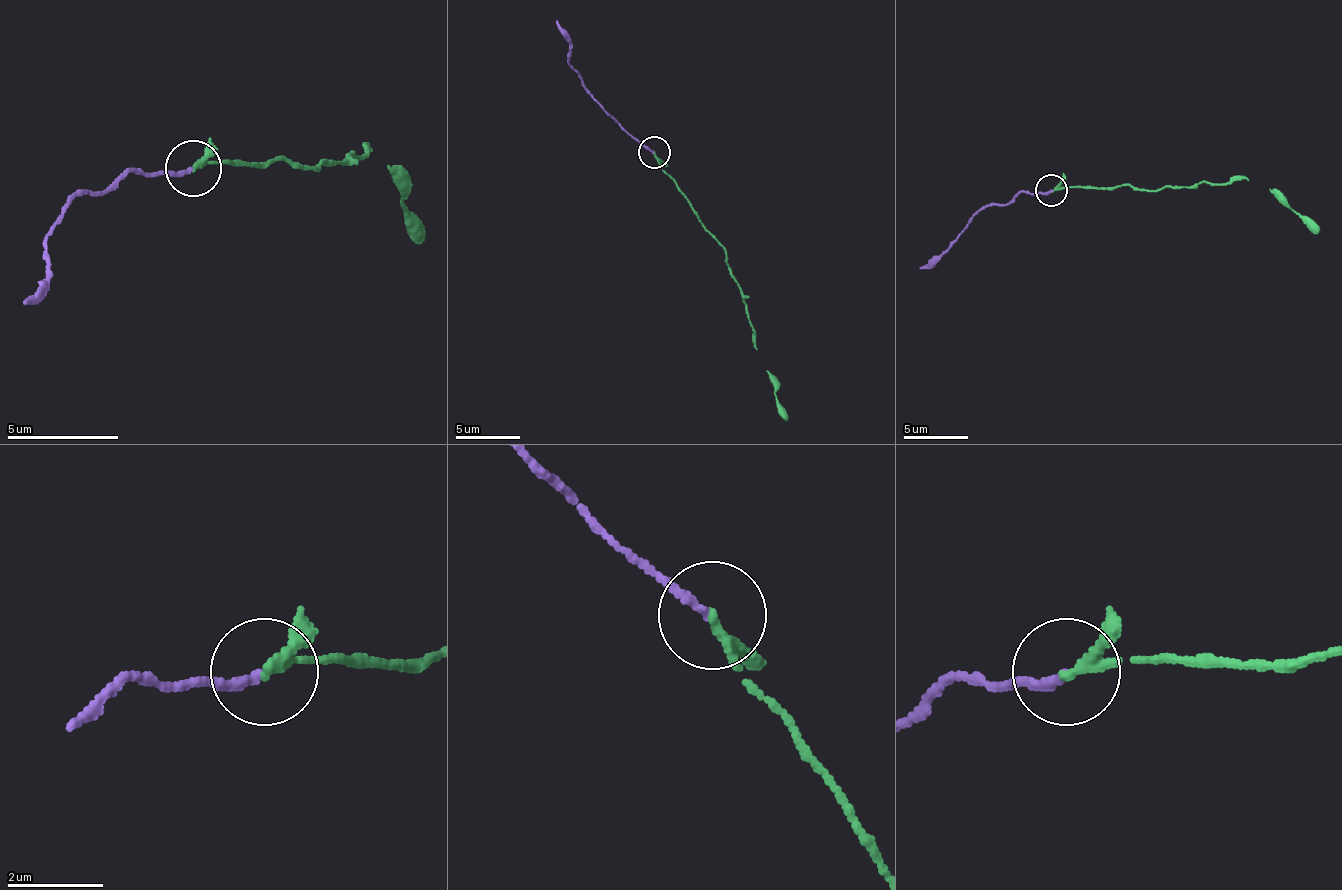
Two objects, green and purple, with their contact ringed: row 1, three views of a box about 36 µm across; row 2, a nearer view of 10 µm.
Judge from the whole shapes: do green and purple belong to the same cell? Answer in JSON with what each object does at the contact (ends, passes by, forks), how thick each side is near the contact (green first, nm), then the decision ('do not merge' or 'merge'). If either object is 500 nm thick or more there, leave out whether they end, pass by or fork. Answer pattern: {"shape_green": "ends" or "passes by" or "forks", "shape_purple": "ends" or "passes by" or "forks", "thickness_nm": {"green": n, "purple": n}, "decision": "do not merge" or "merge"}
{"shape_green": "passes by", "shape_purple": "ends", "thickness_nm": {"green": 170, "purple": 180}, "decision": "merge"}

